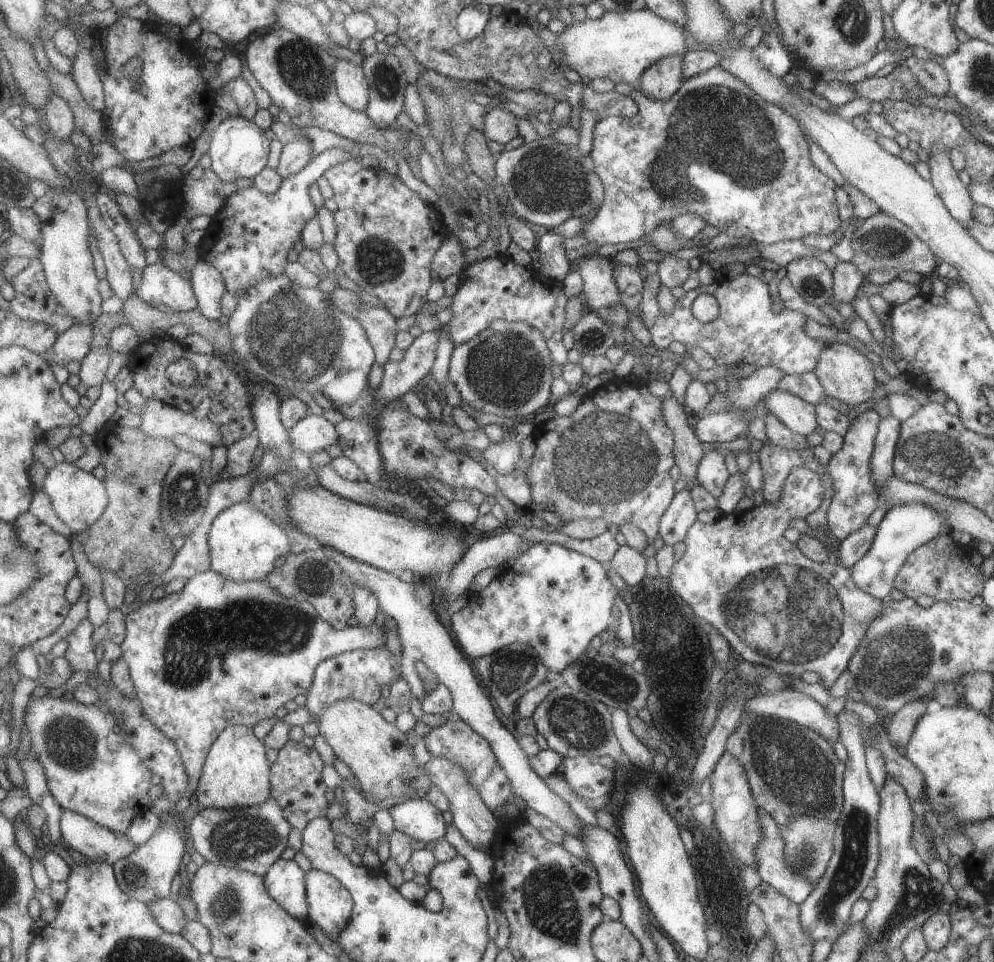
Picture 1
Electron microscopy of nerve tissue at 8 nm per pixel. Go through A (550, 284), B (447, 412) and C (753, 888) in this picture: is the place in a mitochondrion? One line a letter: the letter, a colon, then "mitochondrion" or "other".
A: other
B: other
C: other

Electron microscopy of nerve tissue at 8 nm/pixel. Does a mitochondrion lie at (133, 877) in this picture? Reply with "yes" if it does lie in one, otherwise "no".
yes

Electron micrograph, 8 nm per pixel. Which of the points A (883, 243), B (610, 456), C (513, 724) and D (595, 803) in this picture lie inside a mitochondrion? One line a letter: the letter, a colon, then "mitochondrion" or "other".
A: mitochondrion
B: mitochondrion
C: other
D: other

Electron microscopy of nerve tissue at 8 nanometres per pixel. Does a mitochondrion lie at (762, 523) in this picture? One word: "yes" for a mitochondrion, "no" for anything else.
no

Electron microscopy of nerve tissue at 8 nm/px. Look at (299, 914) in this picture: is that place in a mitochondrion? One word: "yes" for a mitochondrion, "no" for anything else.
no

